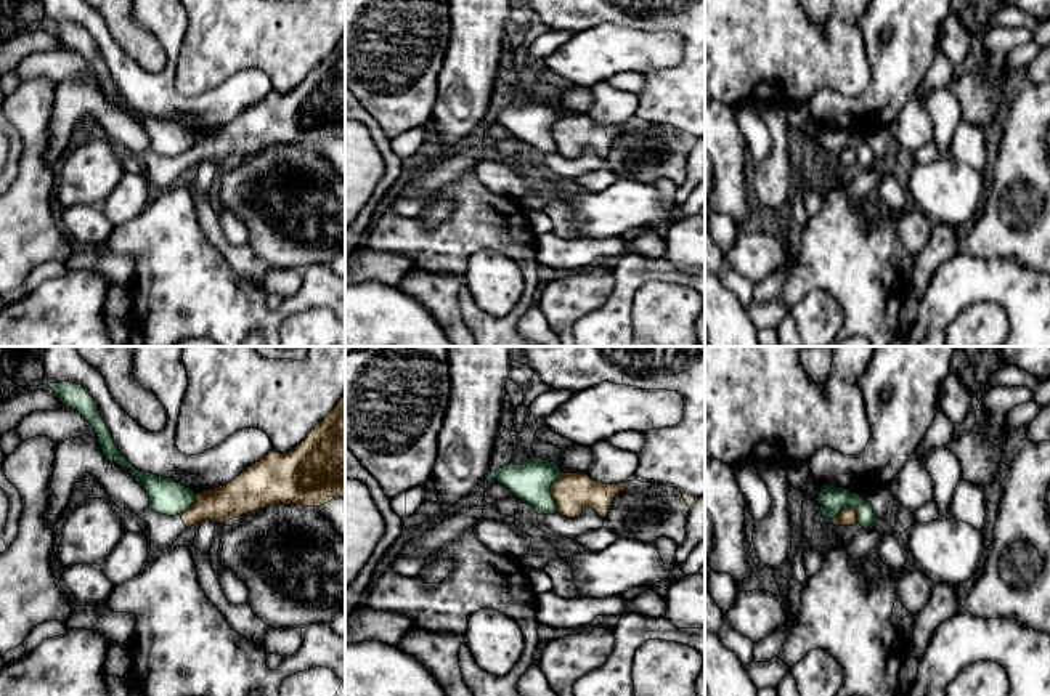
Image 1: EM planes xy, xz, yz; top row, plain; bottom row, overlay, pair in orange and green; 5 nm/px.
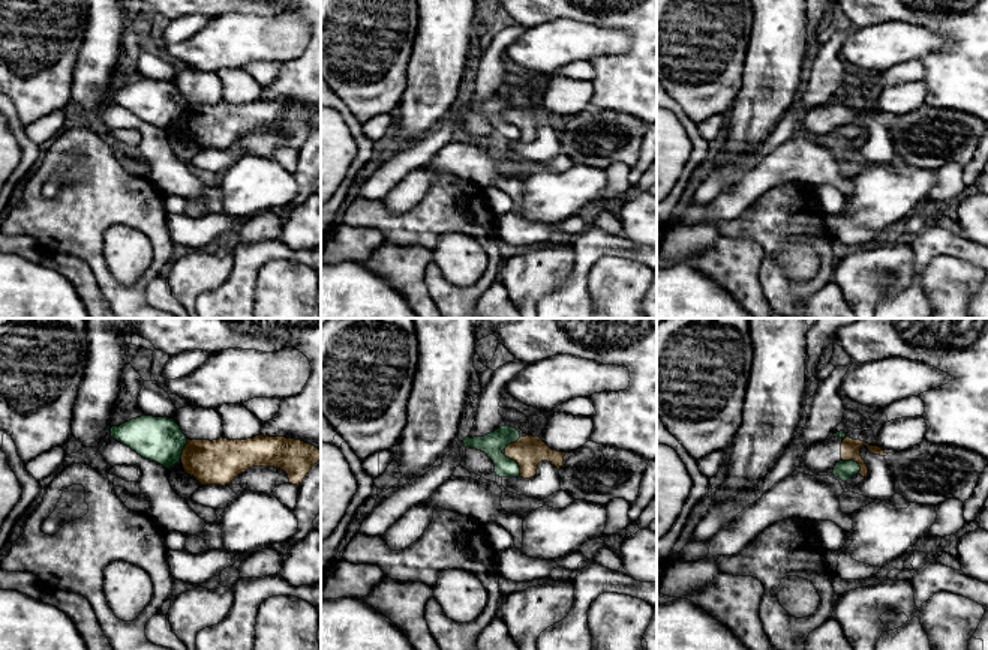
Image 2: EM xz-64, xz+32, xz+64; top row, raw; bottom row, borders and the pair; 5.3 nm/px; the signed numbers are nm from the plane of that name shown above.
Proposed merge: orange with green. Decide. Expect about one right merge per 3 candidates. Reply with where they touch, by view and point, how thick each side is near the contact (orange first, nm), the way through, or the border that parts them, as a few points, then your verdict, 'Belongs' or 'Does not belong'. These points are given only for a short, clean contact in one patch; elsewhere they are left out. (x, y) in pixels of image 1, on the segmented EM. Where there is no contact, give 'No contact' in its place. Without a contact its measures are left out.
Touches orange at xz (551, 493). Thickness 190 nm (orange) against 200 nm. Boundary: xz (562, 473), (551, 486), (556, 512). Does not belong

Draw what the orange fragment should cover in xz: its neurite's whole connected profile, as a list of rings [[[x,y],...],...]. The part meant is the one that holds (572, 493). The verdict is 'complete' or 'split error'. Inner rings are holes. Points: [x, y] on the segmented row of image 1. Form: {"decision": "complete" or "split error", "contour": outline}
{"decision": "complete", "contour": [[[562,473],[551,486],[551,494],[556,500],[557,513],[562,516],[580,516],[589,507],[604,518],[613,499],[629,484],[631,481],[604,484],[591,480],[586,473]]]}

